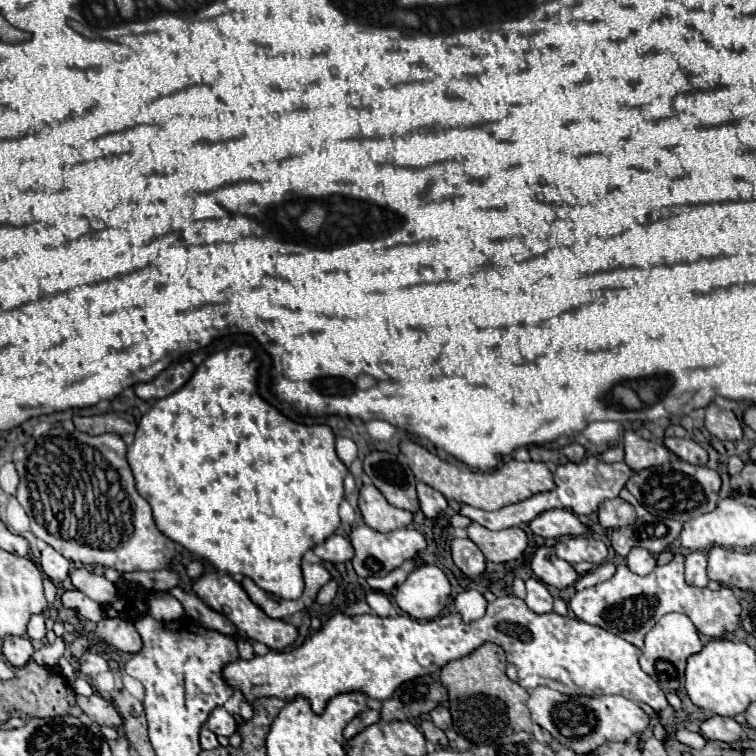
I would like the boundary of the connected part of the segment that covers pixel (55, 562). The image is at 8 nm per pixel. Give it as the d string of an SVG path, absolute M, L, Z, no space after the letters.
M46 547L42 551L42 557L40 557L40 565L42 565L42 571L54 581L54 583L60 583L68 577L68 571L70 571L70 561L66 557L62 557L56 549L52 547Z

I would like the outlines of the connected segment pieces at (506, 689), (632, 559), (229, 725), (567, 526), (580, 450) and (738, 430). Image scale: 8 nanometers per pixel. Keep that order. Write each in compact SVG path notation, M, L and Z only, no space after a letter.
M494 643L480 645L470 655L446 663L440 679L450 695L450 713L456 733L474 745L490 745L496 739L518 731L532 733L538 741L550 743L552 737L548 737L548 733L544 733L526 713L526 689L506 677L506 655L502 647Z
M632 549L632 553L626 557L626 565L636 575L648 575L656 567L656 559L646 549Z
M216 707L216 709L210 713L206 725L208 725L208 729L214 731L216 735L224 735L224 737L230 737L230 735L236 731L236 721L234 721L234 717L232 717L224 707Z
M550 509L544 511L540 517L536 517L530 523L530 529L540 535L540 537L566 537L566 535L586 535L592 533L592 529L588 525L584 525L574 513L566 511L566 509Z
M570 443L570 445L562 447L560 451L562 451L562 453L568 457L568 461L572 461L572 463L580 463L580 461L586 457L584 447L582 447L582 445L578 445L578 443Z
M710 403L706 407L704 423L706 423L706 429L722 441L742 439L742 427L740 427L740 421L736 419L736 415L732 411L718 407L716 403Z

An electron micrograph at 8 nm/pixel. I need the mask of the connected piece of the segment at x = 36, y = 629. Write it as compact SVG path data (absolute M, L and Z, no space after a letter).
M34 615L28 621L28 637L34 641L44 639L46 635L46 627L44 627L44 615Z

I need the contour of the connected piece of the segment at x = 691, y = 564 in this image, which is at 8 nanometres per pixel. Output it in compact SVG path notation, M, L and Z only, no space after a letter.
M692 551L686 557L686 583L694 587L706 587L708 577L706 577L706 555L700 551Z

